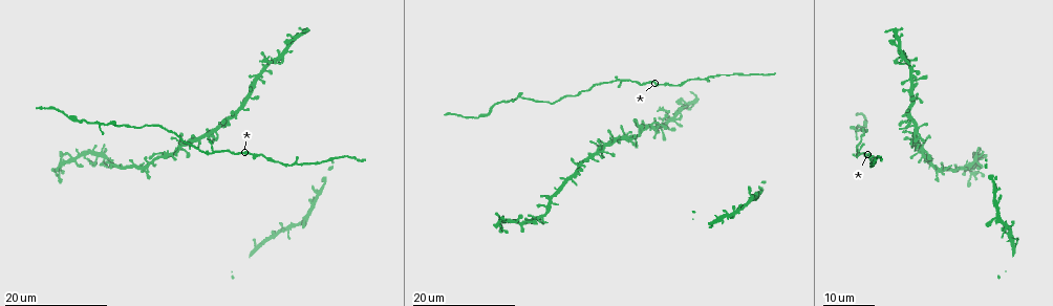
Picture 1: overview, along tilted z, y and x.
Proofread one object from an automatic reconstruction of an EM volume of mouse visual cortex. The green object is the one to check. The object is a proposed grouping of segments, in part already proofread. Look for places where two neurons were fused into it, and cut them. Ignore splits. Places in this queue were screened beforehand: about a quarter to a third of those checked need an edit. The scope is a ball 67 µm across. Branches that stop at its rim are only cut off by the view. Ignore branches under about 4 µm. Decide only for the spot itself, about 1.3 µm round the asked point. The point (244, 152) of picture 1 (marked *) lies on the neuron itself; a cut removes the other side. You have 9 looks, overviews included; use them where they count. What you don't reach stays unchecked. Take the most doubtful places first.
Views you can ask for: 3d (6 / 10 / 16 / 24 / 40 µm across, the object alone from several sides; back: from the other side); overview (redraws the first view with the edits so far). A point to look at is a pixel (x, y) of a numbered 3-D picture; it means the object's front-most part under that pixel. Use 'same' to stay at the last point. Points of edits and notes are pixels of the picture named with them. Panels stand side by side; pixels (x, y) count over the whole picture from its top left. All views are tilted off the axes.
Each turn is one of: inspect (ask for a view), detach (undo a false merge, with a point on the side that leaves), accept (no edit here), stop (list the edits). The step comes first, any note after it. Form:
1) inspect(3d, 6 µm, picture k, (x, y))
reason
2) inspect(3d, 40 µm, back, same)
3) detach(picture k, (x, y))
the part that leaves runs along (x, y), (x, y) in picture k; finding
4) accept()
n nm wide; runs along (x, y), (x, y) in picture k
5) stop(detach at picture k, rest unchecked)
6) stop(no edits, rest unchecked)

inspect(3d, 16 µm, picture 1, (622, 79))
side arm on a straight run

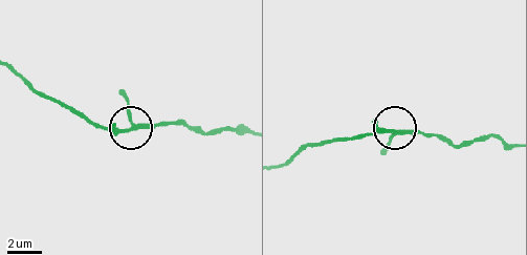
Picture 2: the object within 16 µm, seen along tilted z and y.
inspect(3d, 10 µm, picture 2, (134, 126))

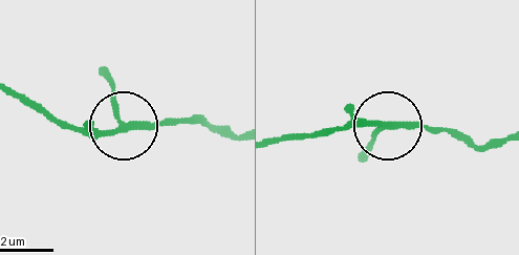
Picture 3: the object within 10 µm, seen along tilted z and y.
accept()
side arm 42 µm; runs along (500, 141), (478, 146), (437, 127), (321, 131) in picture 3; all the same neuron

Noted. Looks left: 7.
inspect(3d, 16 µm, picture 1, (104, 122))
three-way junction

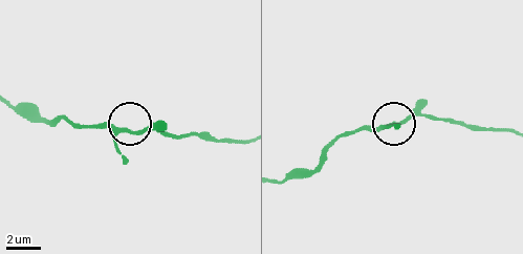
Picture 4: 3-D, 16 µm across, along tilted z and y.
inspect(3d, 10 µm, picture 4, (129, 130))
zoom in

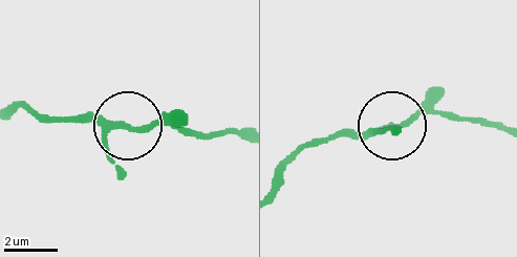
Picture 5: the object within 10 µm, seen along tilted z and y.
accept()
3 arms; runs along (240, 135), (41, 120) in picture 5; one neuron here

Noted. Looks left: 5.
inspect(3d, 16 µm, picture 1, (229, 122))
three arms meet

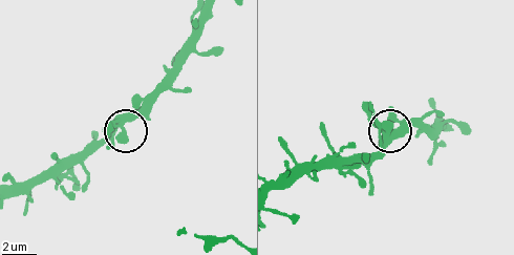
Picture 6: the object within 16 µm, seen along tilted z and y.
inspect(3d, 6 µm, picture 6, (121, 134))

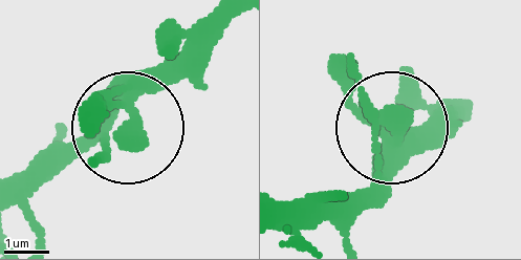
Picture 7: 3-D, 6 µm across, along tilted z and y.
accept()
side arm 28 µm; one neuron here

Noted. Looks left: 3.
inspect(3d, 24 µm, picture 1, (164, 128))
narrows sharply

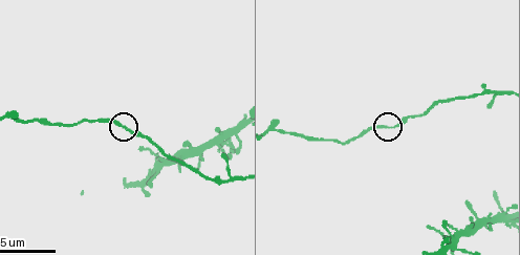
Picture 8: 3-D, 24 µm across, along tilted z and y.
inspect(3d, 10 µm, picture 8, (125, 129))

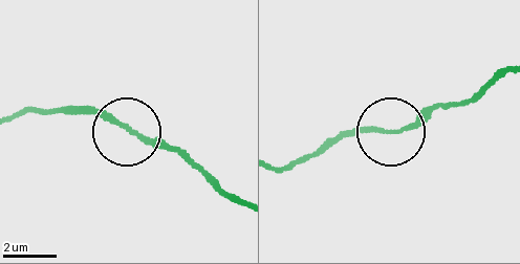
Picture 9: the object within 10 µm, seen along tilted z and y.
accept()
runs along (503, 71), (404, 129), (327, 140) in picture 9; one neuron here

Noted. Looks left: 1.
stop(no edits, rest unchecked)

